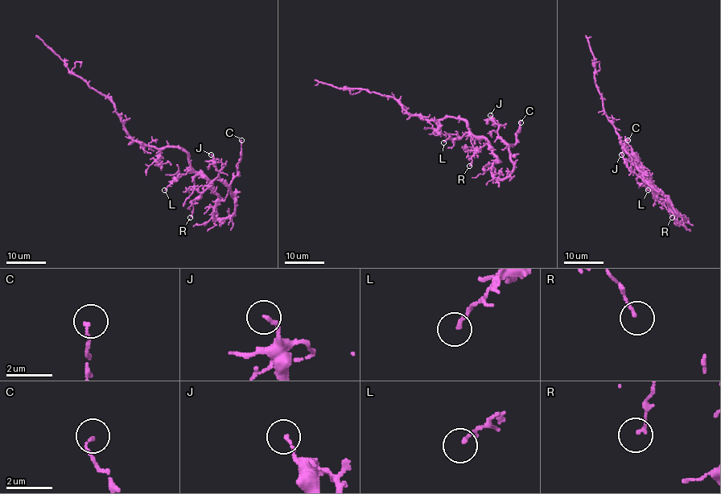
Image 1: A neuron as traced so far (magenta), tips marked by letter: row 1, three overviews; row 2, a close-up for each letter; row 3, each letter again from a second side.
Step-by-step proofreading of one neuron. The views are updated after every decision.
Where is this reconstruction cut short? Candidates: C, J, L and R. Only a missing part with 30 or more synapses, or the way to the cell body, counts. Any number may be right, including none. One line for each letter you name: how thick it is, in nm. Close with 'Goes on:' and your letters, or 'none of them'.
Goes on: none of them

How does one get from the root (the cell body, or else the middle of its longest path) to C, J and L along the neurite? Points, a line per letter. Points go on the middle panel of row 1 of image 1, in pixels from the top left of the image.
C: (466, 122), (496, 157), (496, 179), (512, 170), (509, 145), (517, 142), (521, 122)
J: (466, 122), (474, 135), (488, 141), (496, 157), (492, 175), (504, 179), (513, 162), (490, 115)
L: (466, 122), (469, 129), (466, 133), (459, 138), (443, 142)

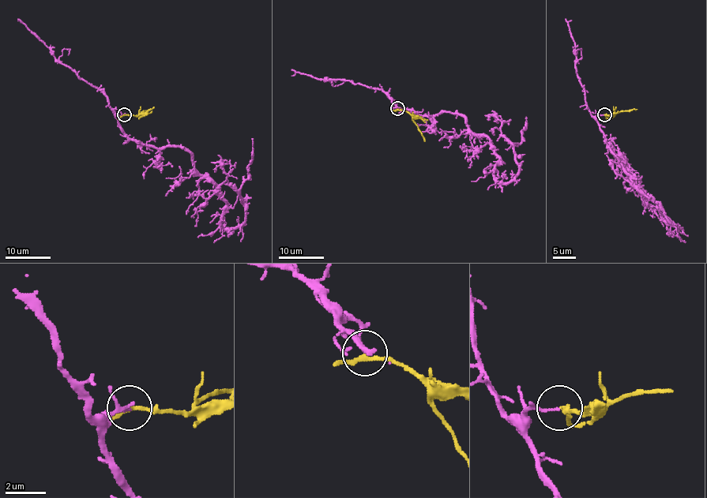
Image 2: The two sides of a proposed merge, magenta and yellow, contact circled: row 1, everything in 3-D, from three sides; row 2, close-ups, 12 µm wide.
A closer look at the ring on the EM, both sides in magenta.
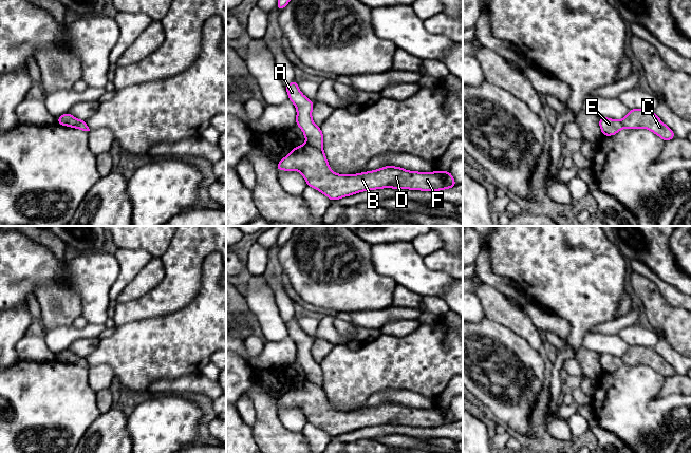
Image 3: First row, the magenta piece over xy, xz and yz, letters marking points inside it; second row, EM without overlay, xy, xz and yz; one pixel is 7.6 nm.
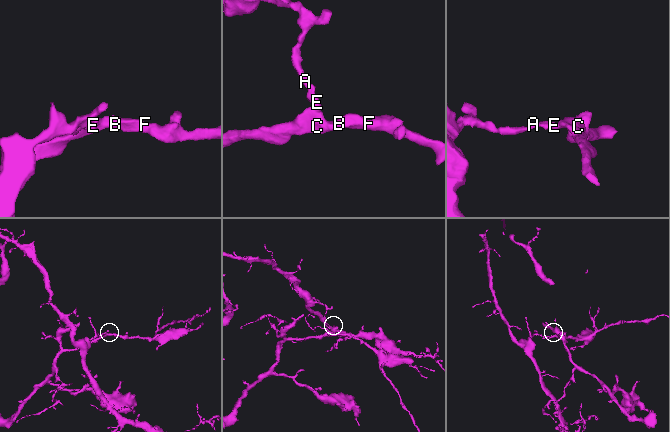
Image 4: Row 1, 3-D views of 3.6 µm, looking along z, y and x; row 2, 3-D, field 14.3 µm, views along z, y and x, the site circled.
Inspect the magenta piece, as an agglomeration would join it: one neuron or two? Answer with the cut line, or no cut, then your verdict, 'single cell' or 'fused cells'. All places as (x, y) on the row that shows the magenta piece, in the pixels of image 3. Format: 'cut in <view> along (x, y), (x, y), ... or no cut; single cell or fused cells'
cut in xz along (305, 144), (321, 150); fused cells

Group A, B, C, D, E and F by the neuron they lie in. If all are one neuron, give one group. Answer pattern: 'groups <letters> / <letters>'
groups A E / B C D F

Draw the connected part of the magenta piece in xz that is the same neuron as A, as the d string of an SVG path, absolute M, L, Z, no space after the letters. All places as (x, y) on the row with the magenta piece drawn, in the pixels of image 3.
M295 79L286 84L285 89L288 99L297 109L296 125L303 131L306 145L322 150L324 145L322 131L312 119L313 101L300 92L298 81Z

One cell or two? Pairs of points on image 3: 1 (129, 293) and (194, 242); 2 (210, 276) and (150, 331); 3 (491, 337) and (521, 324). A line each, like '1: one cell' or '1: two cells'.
1: two cells
2: one cell
3: two cells

